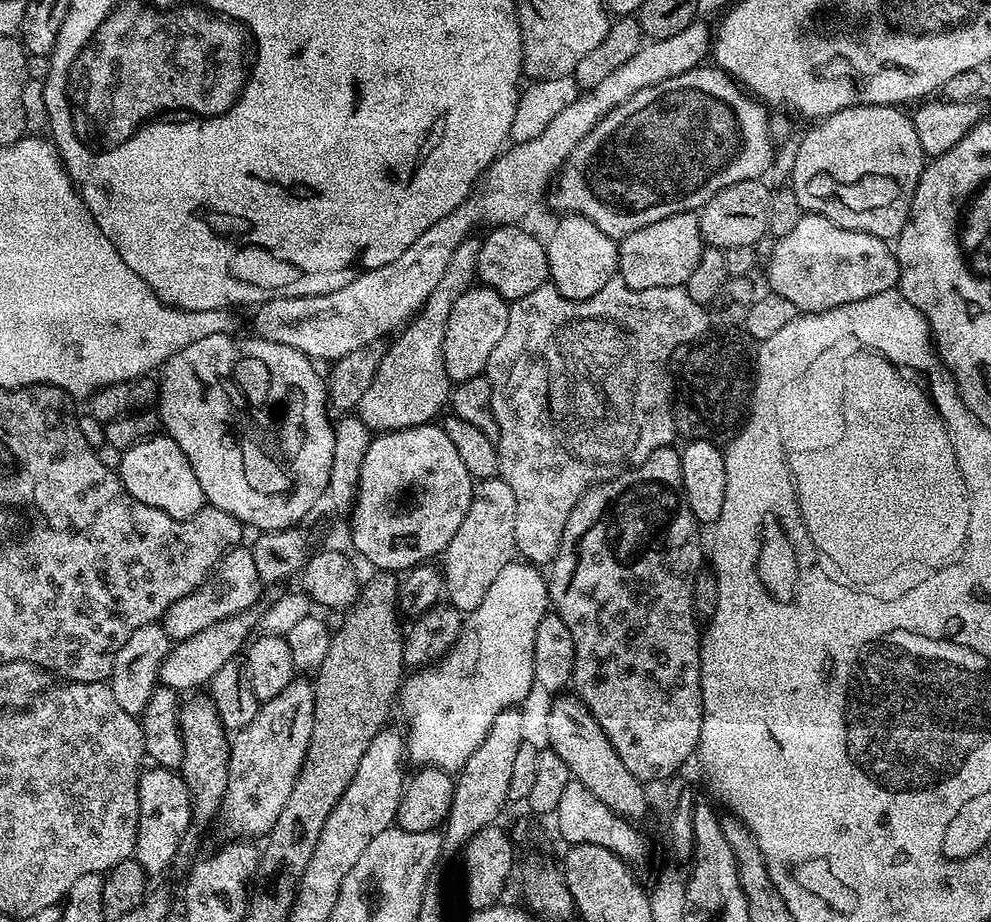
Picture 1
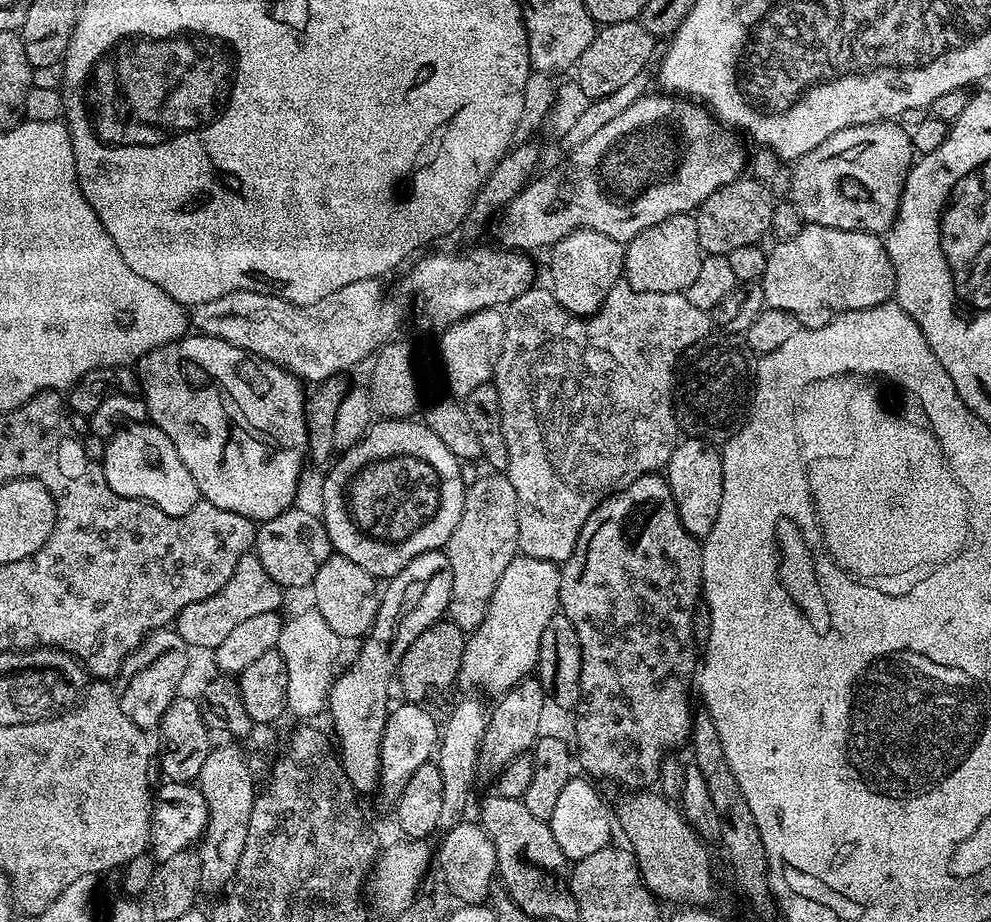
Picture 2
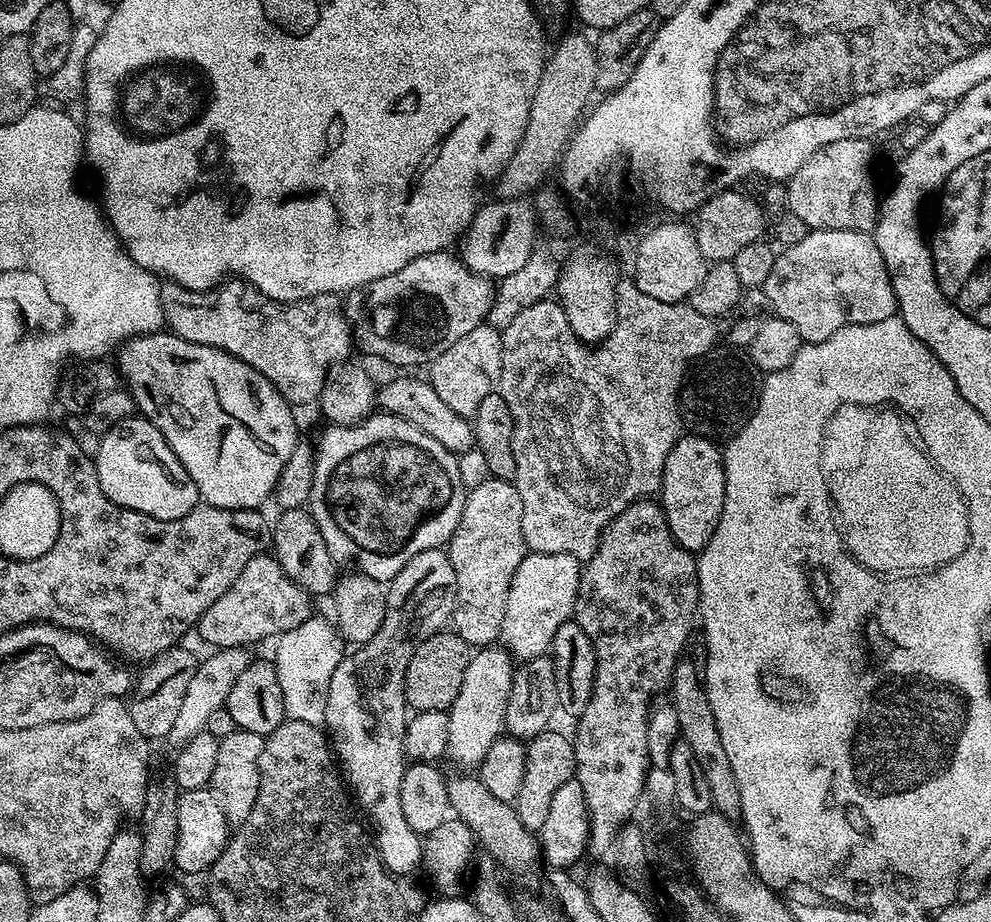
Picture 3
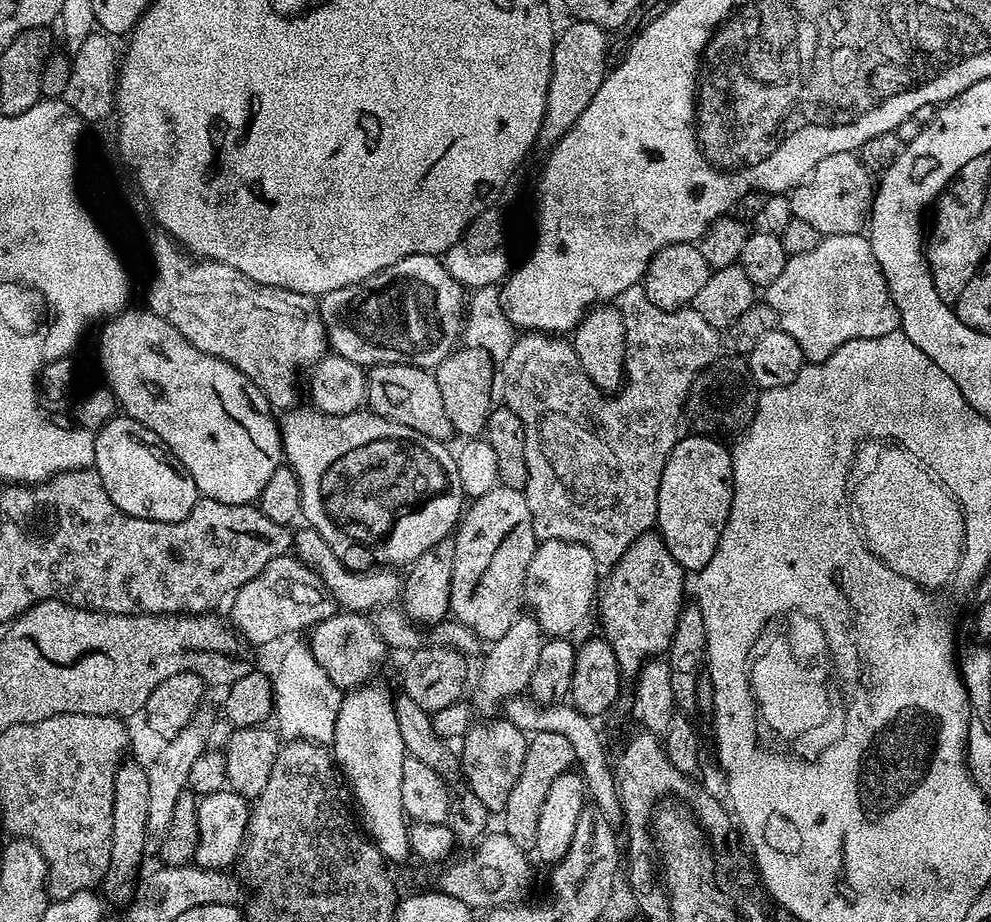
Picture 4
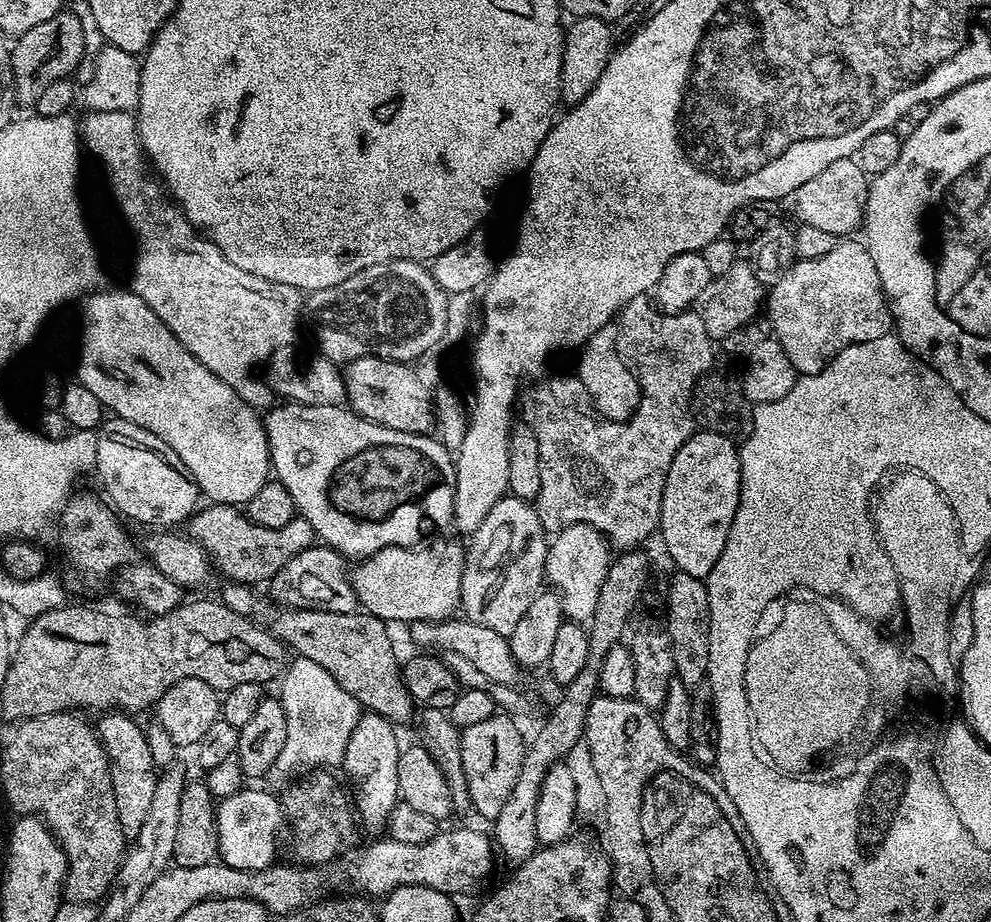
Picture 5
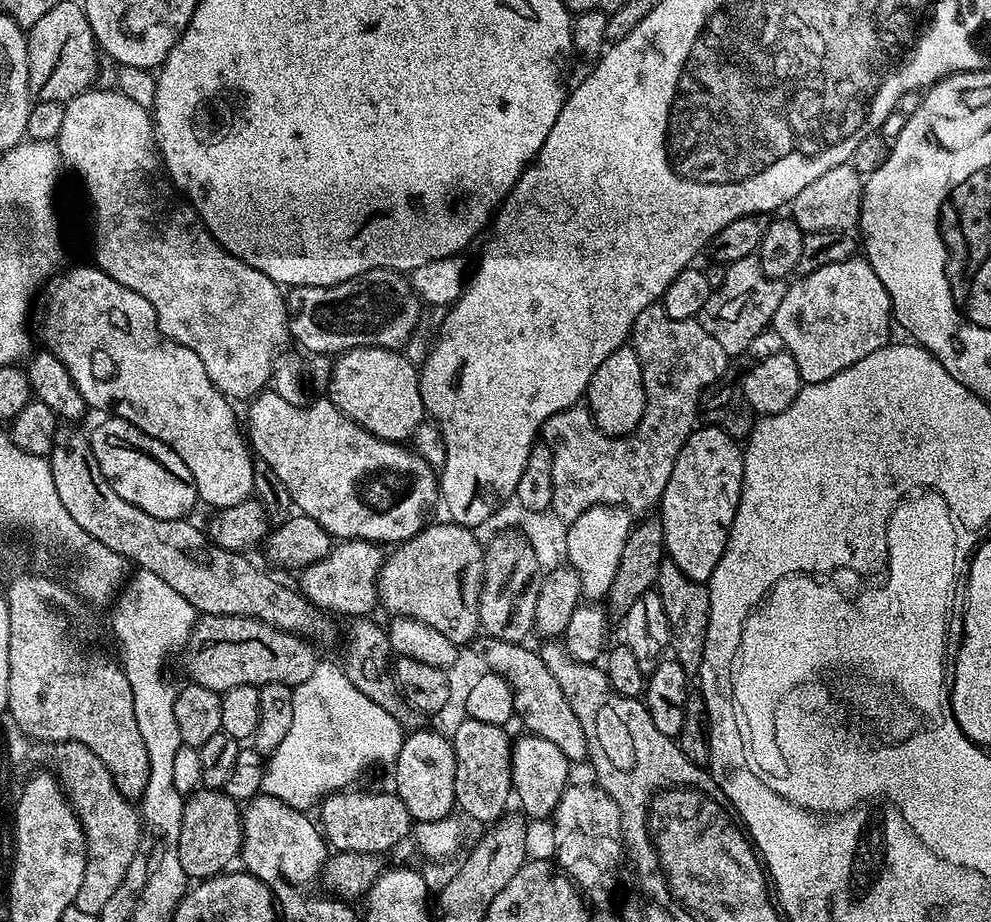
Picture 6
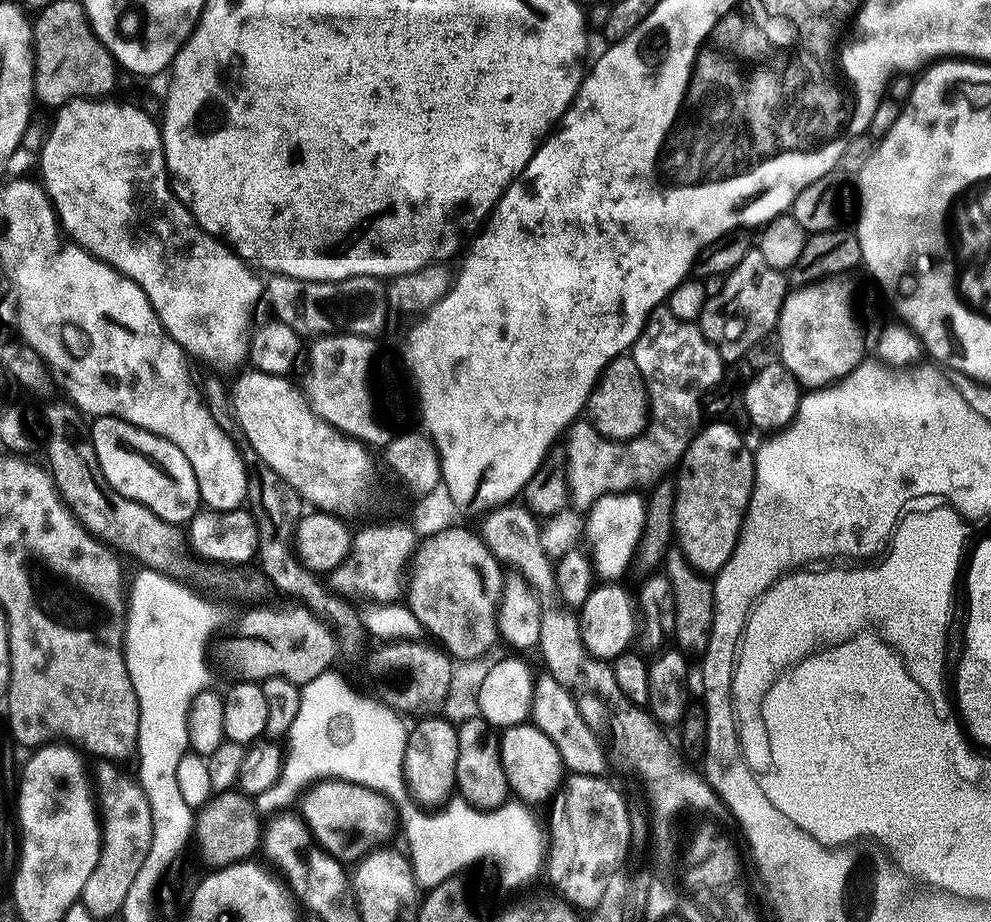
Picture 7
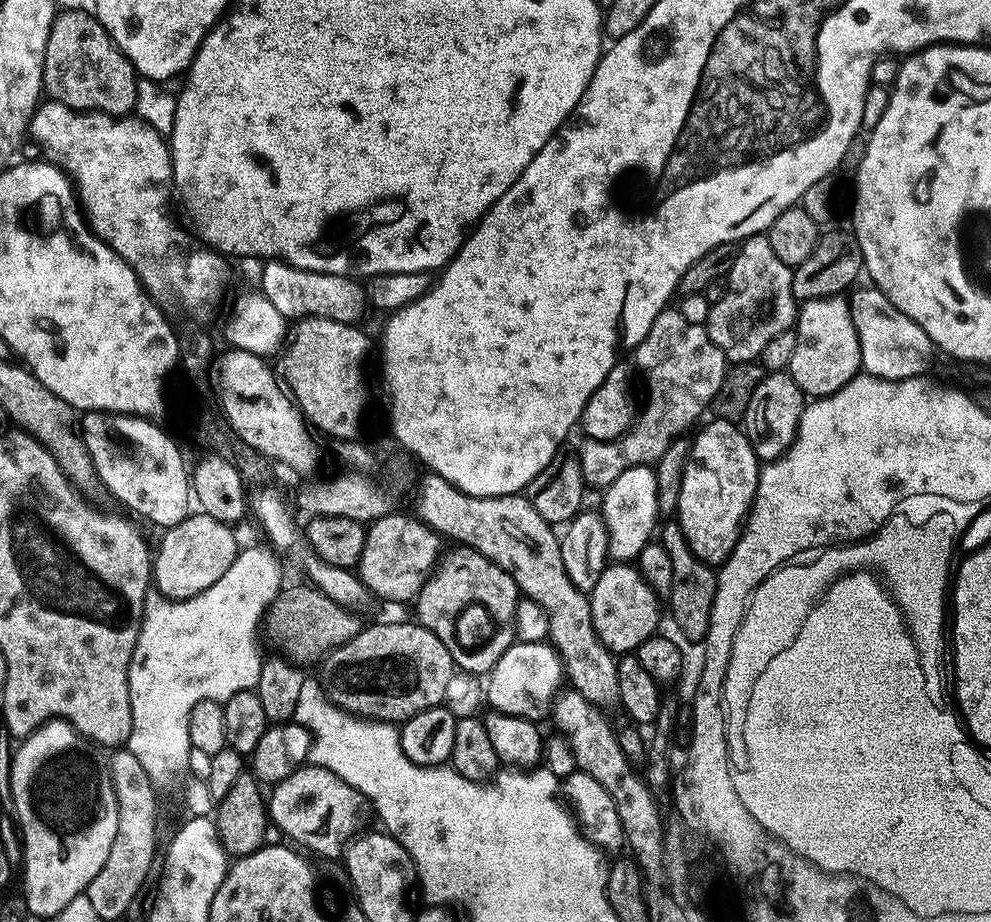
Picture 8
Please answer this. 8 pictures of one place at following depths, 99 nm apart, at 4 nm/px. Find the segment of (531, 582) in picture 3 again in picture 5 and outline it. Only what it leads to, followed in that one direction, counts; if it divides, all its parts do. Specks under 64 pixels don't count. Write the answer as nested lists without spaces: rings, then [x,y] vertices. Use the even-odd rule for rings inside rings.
[[[571,524],[568,528],[559,529],[553,536],[556,537],[551,537],[544,563],[547,583],[558,593],[560,605],[569,621],[587,621],[594,614],[603,579],[606,578],[610,545],[599,530],[588,524]]]

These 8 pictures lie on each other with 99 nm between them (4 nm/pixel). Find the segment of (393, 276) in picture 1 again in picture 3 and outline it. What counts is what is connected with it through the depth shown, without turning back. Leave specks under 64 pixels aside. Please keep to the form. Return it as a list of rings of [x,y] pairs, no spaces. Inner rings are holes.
[[[228,278],[211,292],[191,292],[182,286],[168,282],[161,287],[160,297],[162,298],[162,306],[164,307],[165,325],[167,325],[175,335],[181,336],[184,340],[189,340],[195,344],[205,344],[211,348],[221,348],[224,352],[229,352],[231,356],[237,356],[242,362],[254,366],[254,370],[258,370],[258,374],[262,374],[269,380],[272,385],[283,394],[284,399],[293,406],[308,404],[311,400],[312,403],[319,401],[320,391],[324,385],[324,375],[326,375],[328,369],[332,368],[335,364],[347,361],[349,359],[348,351],[353,351],[354,348],[354,333],[348,321],[345,320],[343,311],[338,307],[337,301],[335,304],[335,299],[333,299],[332,296],[317,296],[314,300],[297,300],[295,304],[284,304],[280,300],[272,300],[266,294],[262,294],[253,284],[249,284],[239,278]]]

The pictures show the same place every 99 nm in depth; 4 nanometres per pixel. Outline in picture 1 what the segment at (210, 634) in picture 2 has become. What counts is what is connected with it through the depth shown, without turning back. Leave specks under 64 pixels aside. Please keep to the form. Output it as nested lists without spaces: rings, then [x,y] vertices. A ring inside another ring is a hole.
[[[251,547],[232,548],[223,556],[216,566],[216,571],[204,581],[201,588],[197,588],[186,598],[178,598],[178,602],[174,602],[165,610],[162,617],[164,633],[173,642],[182,641],[232,615],[251,612],[260,600],[260,588],[262,589],[262,581],[258,574],[258,566],[254,566]]]

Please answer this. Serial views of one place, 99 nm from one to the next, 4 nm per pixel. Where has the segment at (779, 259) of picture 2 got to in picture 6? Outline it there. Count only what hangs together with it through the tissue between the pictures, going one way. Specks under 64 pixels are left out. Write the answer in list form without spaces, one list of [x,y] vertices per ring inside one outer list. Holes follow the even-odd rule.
[[[853,258],[846,262],[833,262],[831,266],[822,266],[822,270],[805,272],[793,279],[785,287],[784,297],[774,314],[771,327],[780,335],[783,351],[790,353],[794,362],[798,362],[798,374],[804,384],[826,382],[826,378],[834,378],[842,370],[854,366],[866,354],[874,354],[874,350],[889,343],[888,327],[893,327],[892,303],[888,297],[886,286],[874,274],[867,259]]]

